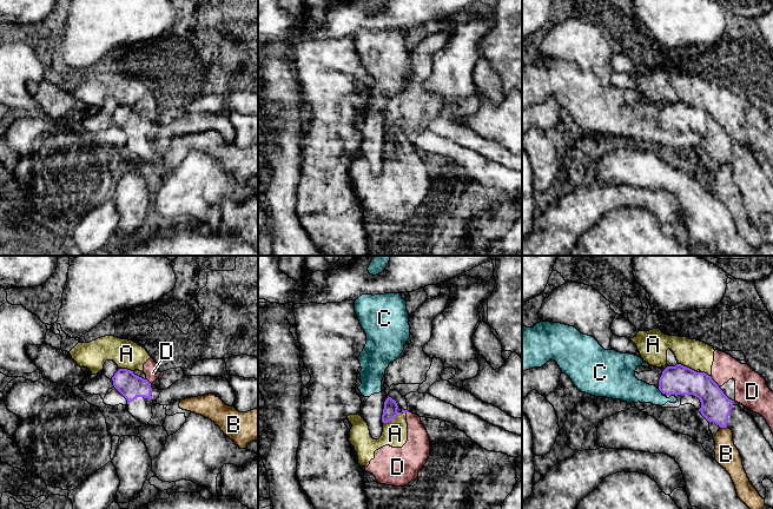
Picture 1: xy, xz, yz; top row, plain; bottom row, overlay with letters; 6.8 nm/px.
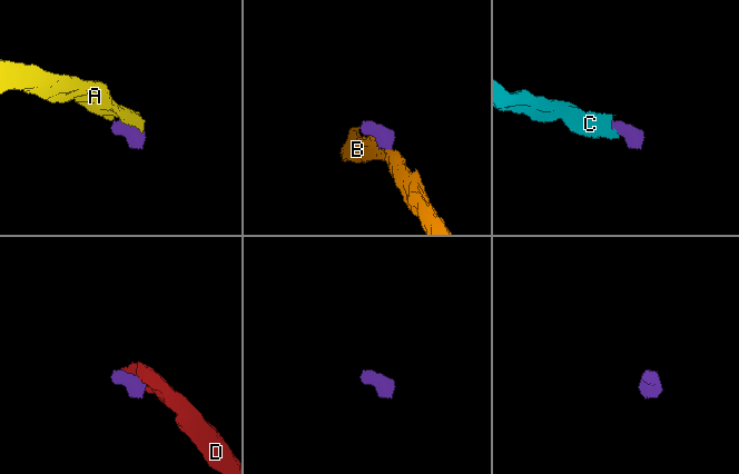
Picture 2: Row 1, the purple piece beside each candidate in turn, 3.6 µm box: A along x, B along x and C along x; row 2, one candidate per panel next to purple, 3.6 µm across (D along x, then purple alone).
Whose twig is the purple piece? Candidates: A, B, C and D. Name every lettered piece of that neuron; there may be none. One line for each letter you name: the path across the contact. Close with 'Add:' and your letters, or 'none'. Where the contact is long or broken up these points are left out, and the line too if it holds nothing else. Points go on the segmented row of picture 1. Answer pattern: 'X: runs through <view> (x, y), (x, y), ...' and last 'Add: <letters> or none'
Add: none

